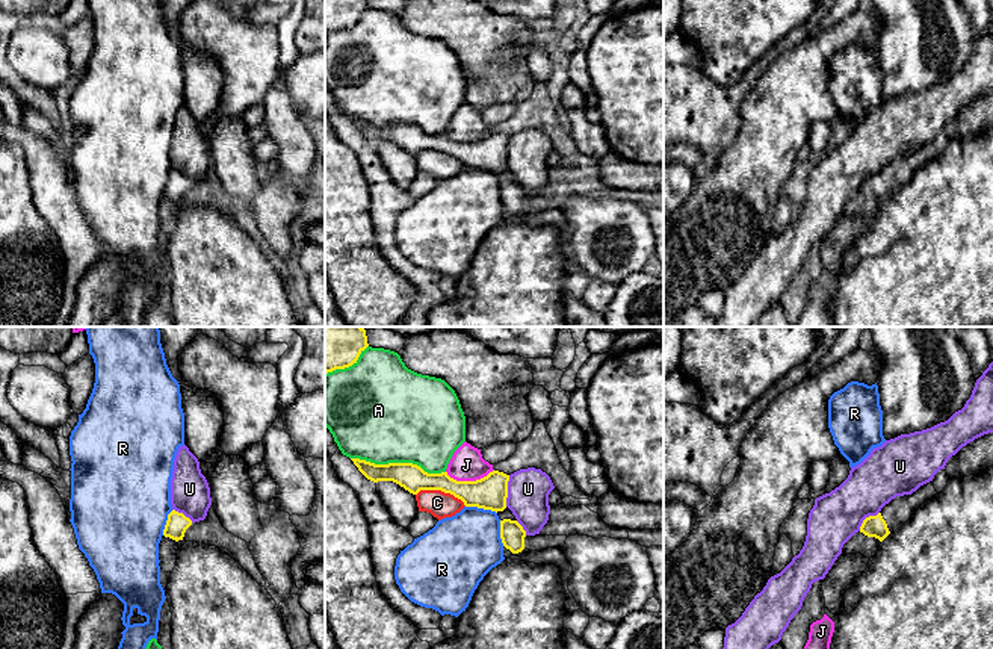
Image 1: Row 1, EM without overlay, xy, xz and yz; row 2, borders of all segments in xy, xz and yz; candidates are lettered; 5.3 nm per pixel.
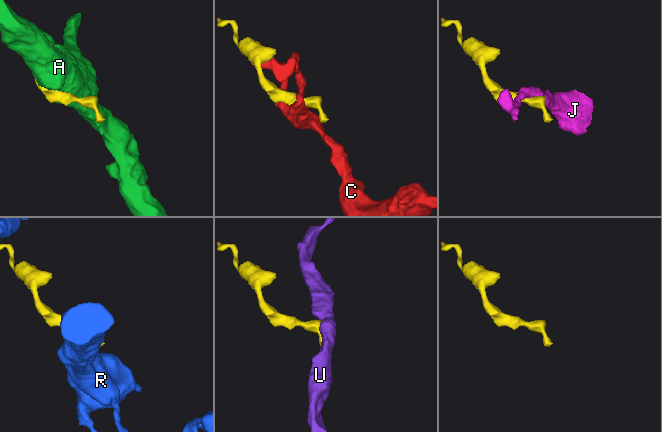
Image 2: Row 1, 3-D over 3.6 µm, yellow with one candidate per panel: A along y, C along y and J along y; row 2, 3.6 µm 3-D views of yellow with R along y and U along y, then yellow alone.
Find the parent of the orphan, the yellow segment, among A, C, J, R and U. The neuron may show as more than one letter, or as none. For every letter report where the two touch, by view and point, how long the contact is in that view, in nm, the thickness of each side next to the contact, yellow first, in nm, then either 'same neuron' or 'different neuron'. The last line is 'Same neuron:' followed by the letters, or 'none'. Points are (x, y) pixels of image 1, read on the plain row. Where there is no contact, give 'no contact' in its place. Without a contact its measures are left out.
A: xz (398, 124) | 500 nm | 140/500 nm | different neuron
C: xz (442, 152) | 280 nm | 170/140 nm | different neuron
J: xz (469, 142) | 260 nm | 180/180 nm | different neuron
R: xz (481, 168) | 170 nm | 180/360 nm | different neuron
U: xz (507, 152) | 170 nm | 180/220 nm | different neuron
Same neuron: none

